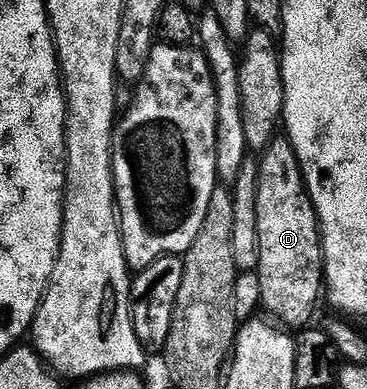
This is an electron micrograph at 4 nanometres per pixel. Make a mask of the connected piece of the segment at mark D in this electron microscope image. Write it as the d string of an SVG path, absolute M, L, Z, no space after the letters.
M275 139L261 150L258 164L258 186L255 189L256 227L258 228L259 263L256 270L260 279L261 308L271 313L271 318L279 317L286 327L298 325L306 327L314 317L318 297L324 293L324 262L322 260L322 235L318 227L318 216L310 202L306 184L302 182L302 168L294 154L289 140Z

